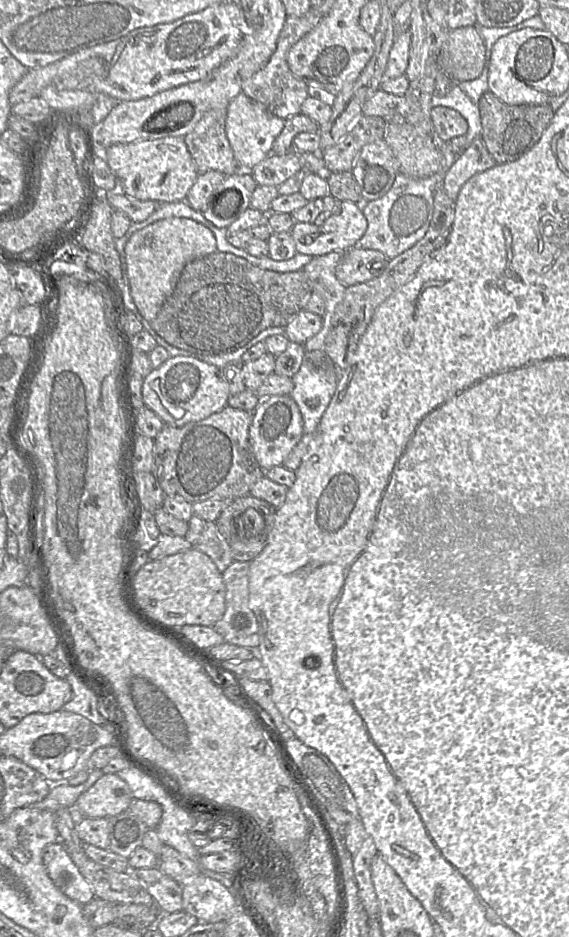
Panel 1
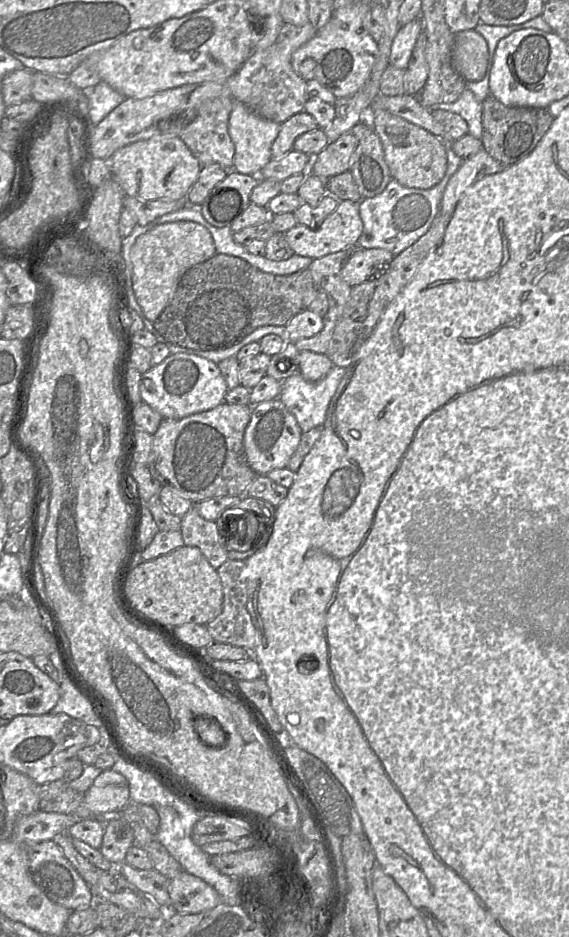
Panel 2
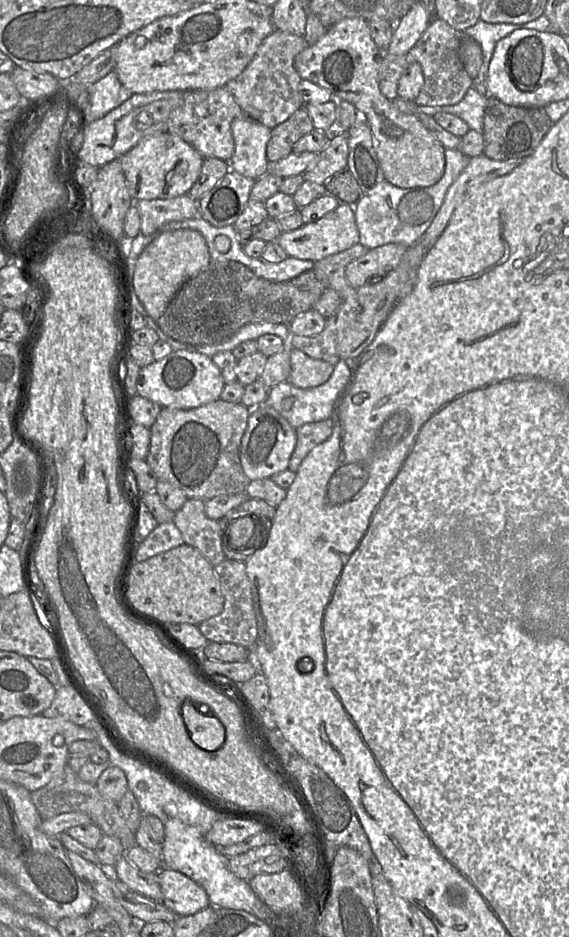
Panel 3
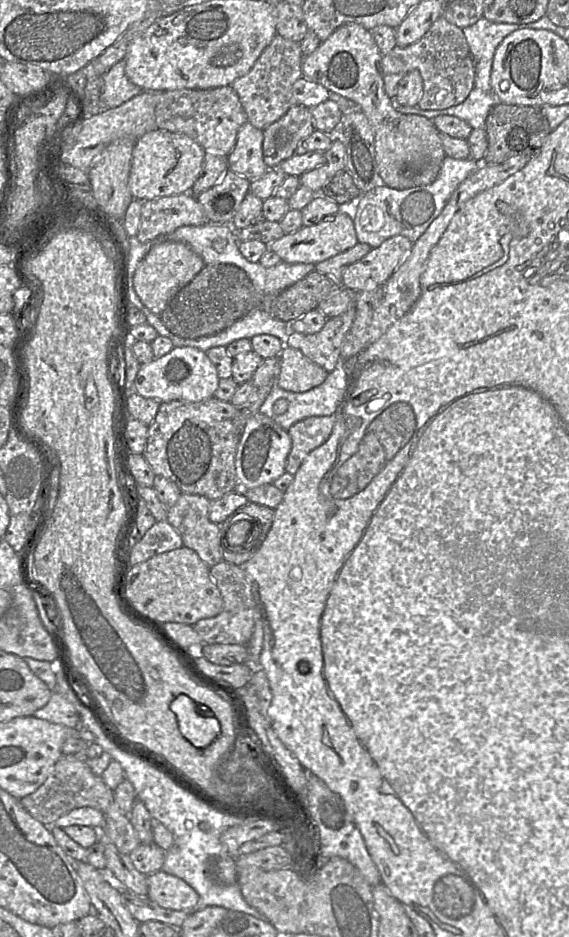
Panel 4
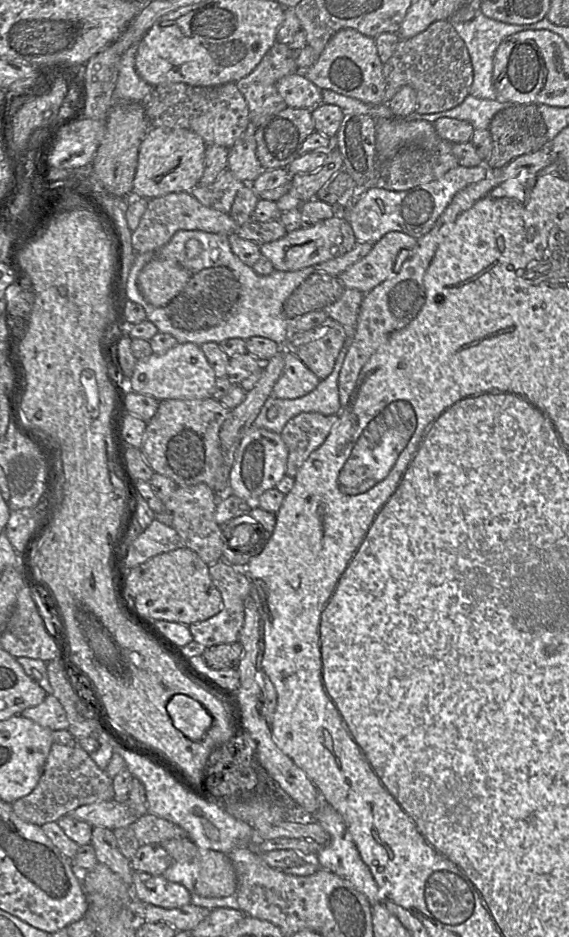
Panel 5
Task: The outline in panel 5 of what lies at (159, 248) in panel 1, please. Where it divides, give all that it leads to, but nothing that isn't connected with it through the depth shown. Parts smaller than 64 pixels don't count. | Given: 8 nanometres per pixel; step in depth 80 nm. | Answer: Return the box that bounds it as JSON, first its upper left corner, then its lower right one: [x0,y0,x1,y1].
[138,259,192,307]

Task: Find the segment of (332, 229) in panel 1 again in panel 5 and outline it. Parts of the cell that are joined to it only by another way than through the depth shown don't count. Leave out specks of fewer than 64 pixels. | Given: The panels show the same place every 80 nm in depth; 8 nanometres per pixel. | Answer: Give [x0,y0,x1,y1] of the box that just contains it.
[260,213,357,271]

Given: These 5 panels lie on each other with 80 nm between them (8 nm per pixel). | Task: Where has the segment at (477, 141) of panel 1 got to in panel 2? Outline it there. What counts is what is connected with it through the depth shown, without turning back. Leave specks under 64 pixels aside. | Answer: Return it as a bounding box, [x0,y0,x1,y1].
[440,148,510,216]

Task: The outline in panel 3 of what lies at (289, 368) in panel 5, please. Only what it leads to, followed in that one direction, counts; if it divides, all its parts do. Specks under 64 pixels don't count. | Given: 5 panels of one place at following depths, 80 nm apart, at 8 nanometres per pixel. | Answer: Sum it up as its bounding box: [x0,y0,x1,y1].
[286,348,334,389]

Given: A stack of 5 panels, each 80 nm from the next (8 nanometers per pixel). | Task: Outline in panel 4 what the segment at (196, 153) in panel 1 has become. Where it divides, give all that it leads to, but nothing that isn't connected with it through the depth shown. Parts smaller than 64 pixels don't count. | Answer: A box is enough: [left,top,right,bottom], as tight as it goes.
[155,86,247,156]

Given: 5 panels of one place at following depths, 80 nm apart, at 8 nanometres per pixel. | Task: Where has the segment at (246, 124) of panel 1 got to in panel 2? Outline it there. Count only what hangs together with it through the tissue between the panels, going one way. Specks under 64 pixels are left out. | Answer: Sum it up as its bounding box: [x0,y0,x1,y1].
[228,100,280,175]

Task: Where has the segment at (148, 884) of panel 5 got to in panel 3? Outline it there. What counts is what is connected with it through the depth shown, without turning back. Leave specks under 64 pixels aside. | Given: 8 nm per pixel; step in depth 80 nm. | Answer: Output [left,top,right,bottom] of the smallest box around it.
[157,868,210,916]

